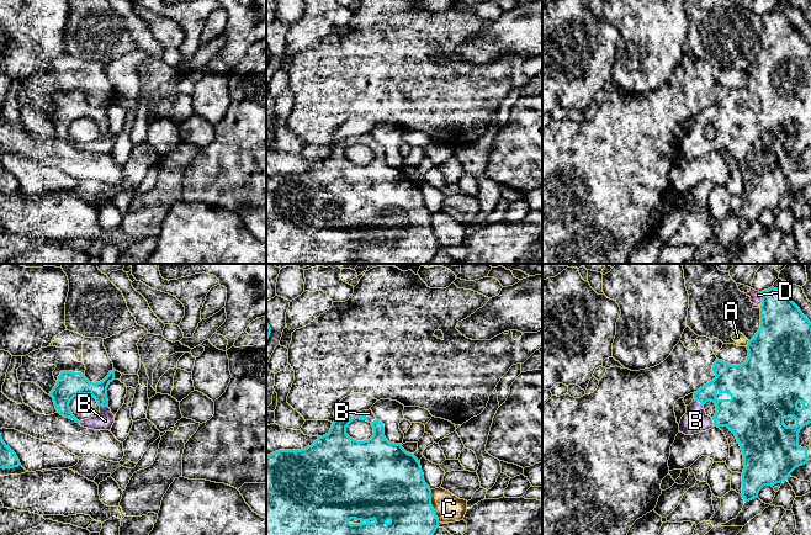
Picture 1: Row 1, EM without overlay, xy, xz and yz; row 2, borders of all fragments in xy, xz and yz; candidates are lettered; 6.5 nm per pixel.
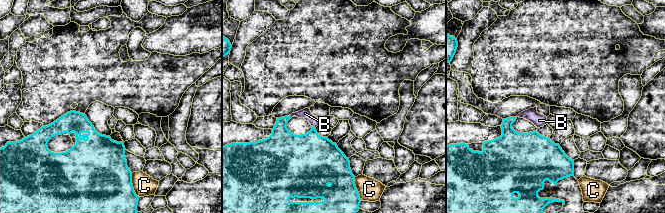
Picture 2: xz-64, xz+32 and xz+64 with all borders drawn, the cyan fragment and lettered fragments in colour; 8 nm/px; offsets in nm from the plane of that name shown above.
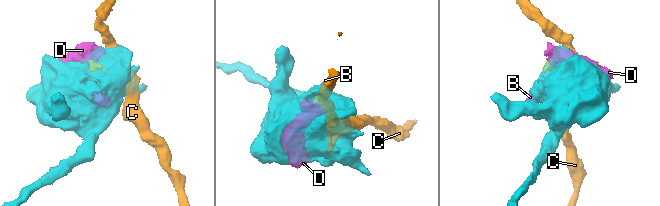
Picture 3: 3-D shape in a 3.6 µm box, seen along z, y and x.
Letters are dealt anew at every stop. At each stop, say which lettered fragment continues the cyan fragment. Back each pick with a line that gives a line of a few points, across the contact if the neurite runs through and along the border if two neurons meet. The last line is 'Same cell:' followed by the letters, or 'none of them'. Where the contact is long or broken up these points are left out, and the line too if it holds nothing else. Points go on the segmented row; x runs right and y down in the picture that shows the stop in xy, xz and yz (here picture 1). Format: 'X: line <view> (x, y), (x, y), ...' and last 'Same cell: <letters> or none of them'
B: line yz (735, 413), (711, 397), (699, 401), (695, 408), (695, 420)
Same cell: B

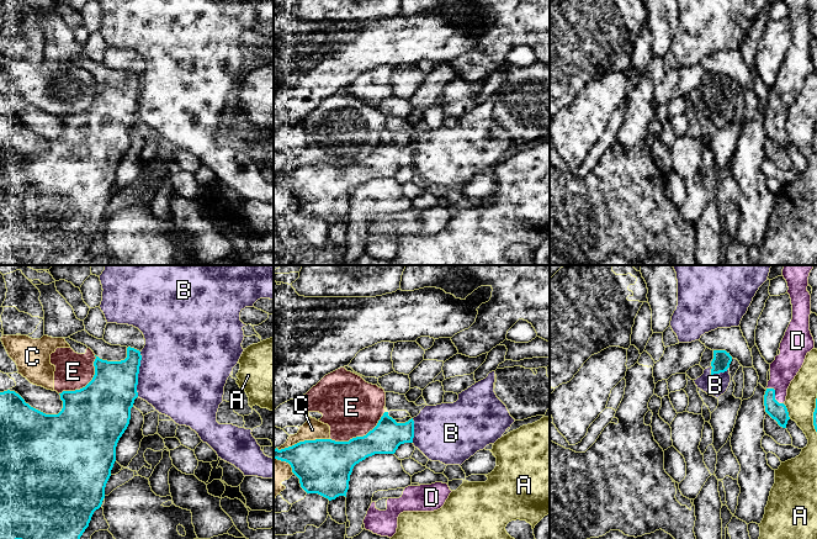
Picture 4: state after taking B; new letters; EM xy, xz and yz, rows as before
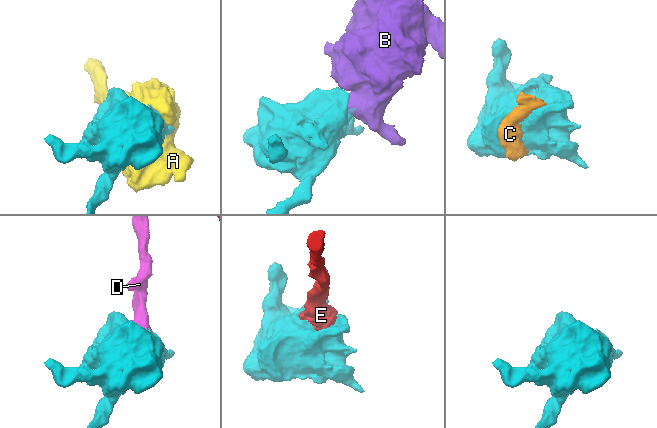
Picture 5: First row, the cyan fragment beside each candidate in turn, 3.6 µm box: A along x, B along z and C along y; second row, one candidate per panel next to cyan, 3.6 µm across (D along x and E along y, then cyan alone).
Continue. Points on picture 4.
Same cell: D

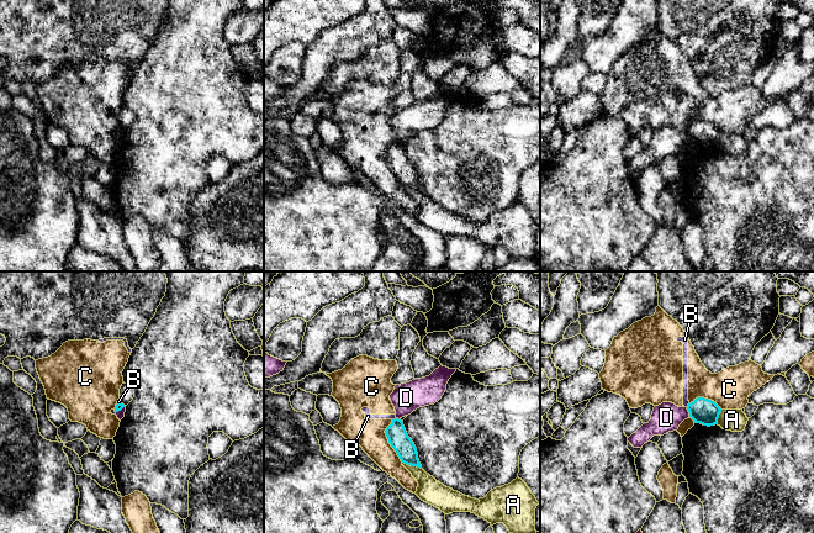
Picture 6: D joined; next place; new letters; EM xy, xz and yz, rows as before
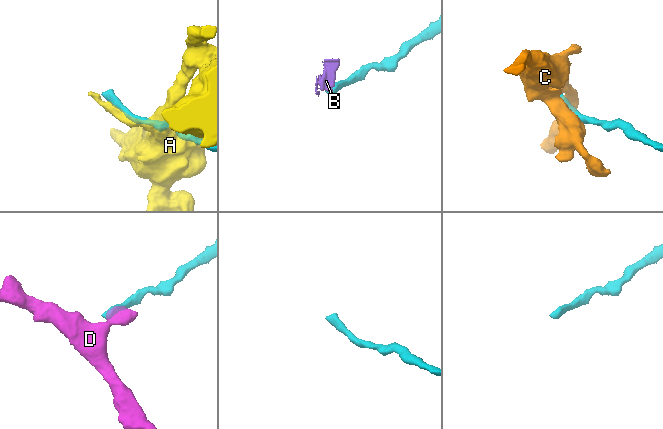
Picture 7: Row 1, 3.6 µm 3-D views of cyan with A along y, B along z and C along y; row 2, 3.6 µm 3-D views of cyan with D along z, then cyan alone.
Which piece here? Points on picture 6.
Same cell: none of them

